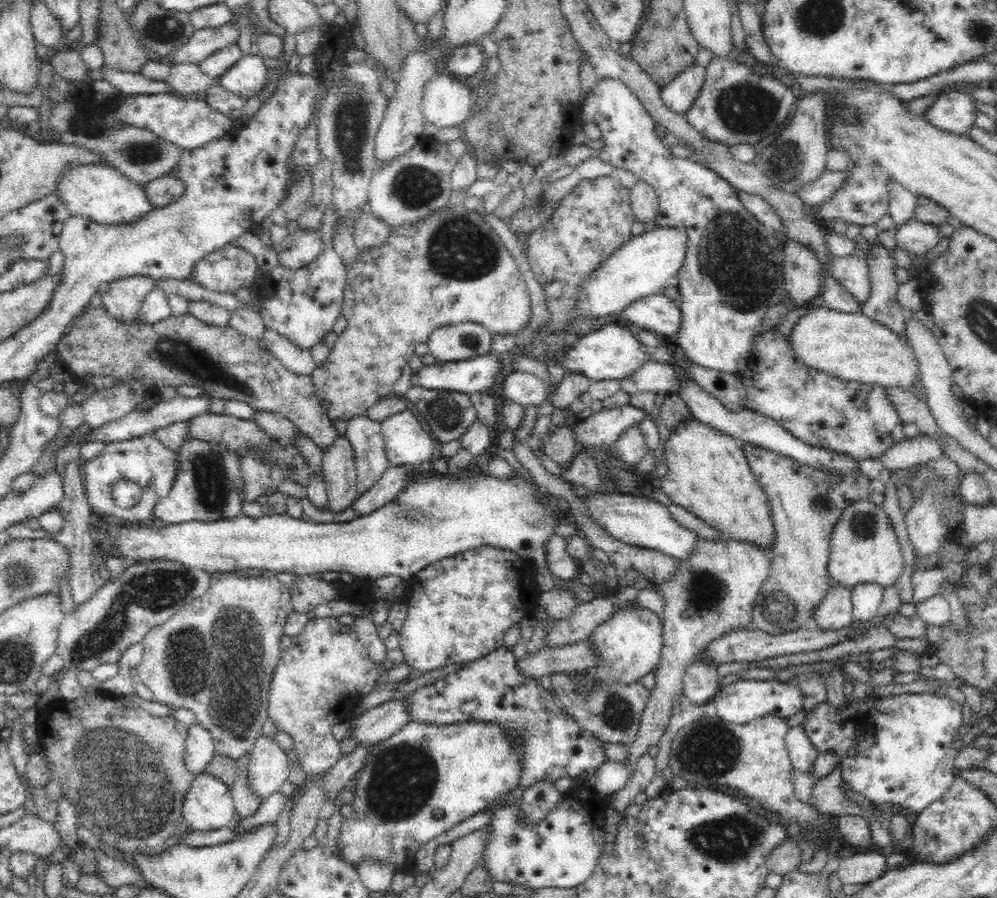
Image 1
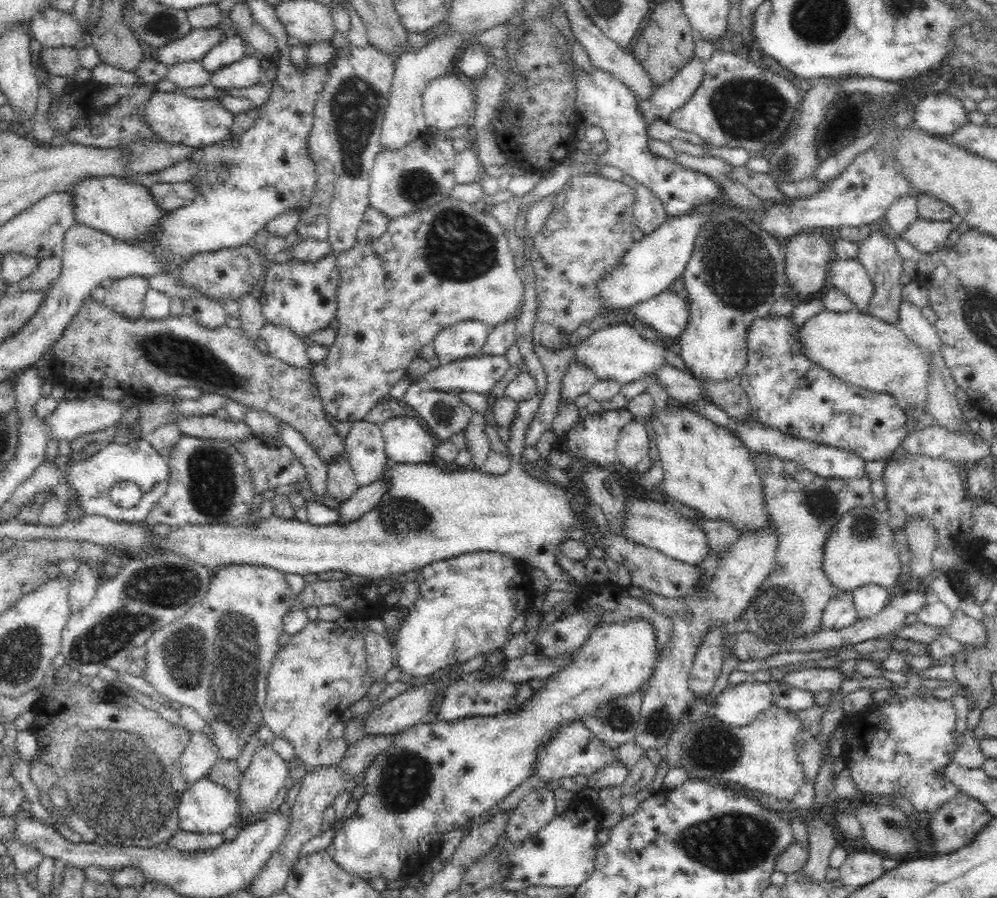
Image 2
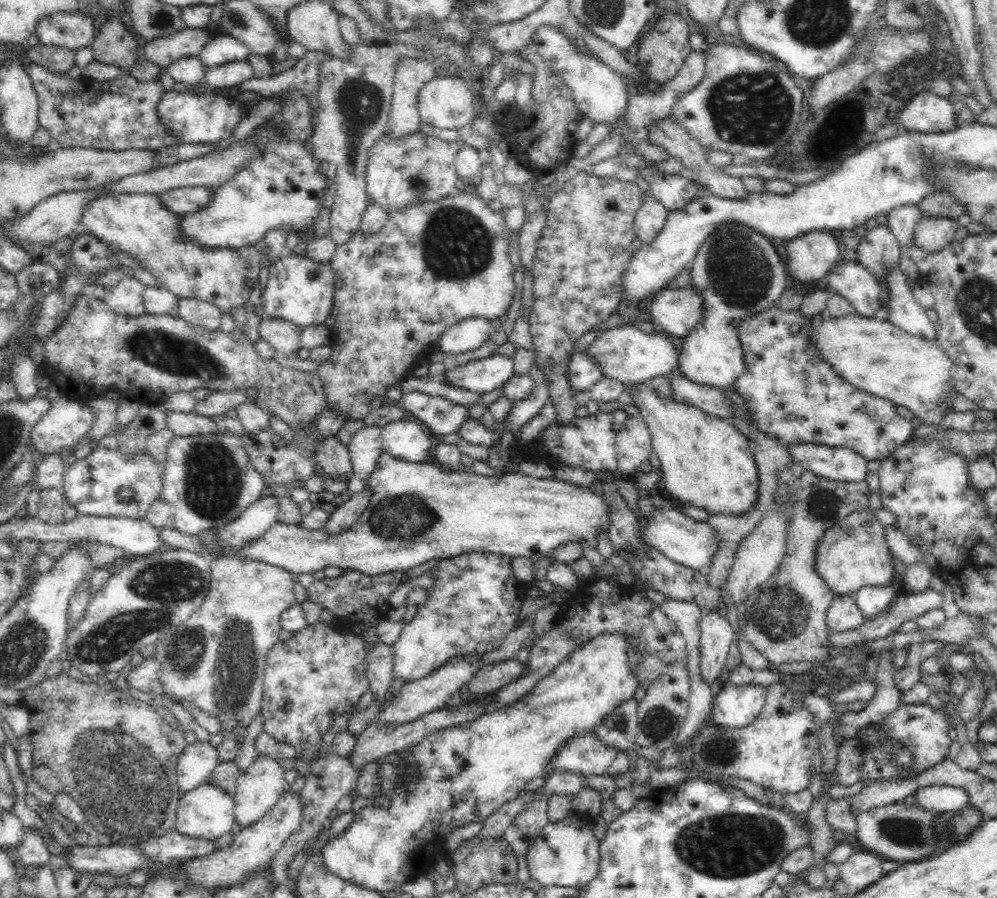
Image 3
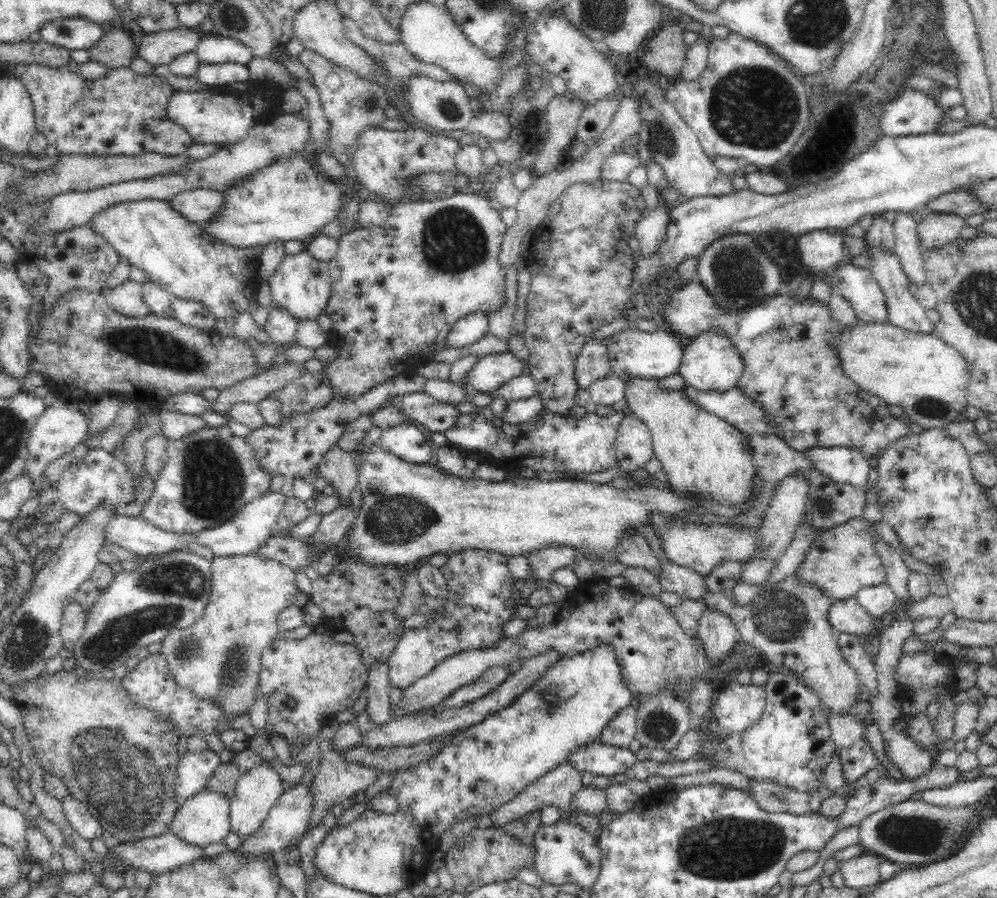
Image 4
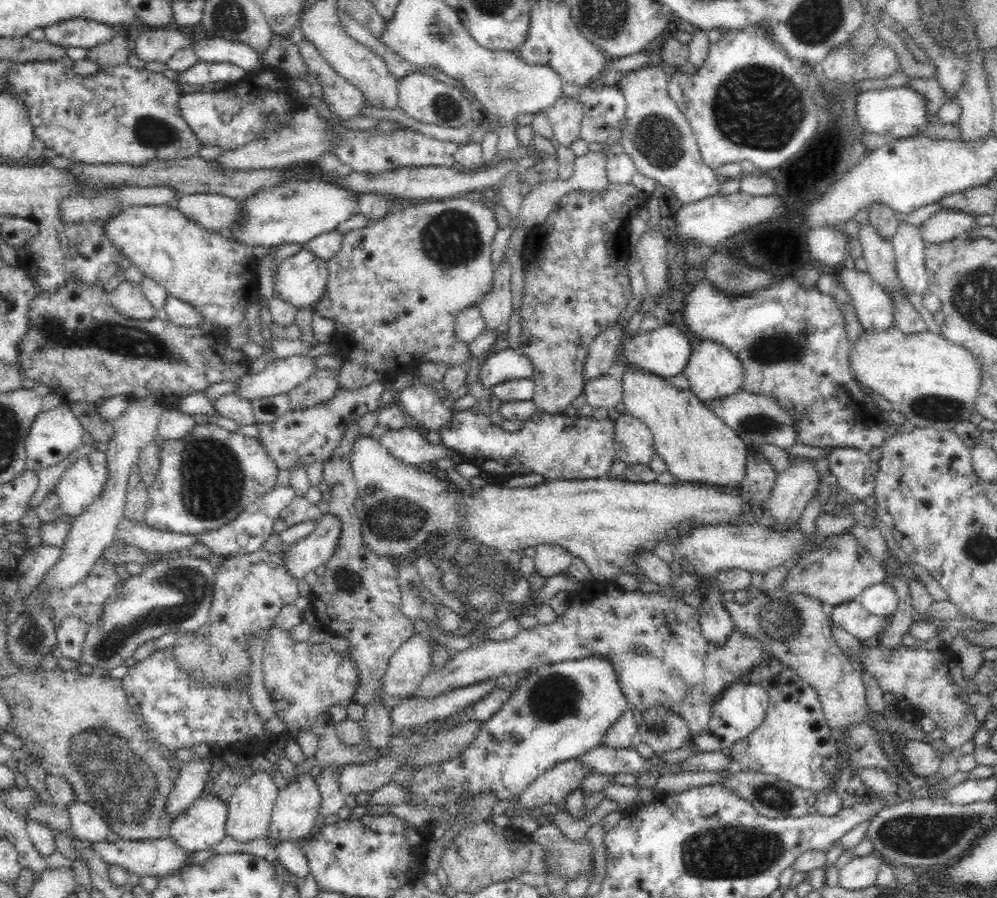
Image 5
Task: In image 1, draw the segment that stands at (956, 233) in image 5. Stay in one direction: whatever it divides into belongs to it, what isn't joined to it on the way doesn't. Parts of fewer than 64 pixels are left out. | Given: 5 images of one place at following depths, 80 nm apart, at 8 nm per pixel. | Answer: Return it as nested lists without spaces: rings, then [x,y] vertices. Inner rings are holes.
[[[912,219],[898,228],[898,232],[896,232],[897,244],[910,253],[916,253],[920,256],[925,255],[932,252],[941,242],[942,233],[939,232],[939,228],[938,225],[922,223]]]

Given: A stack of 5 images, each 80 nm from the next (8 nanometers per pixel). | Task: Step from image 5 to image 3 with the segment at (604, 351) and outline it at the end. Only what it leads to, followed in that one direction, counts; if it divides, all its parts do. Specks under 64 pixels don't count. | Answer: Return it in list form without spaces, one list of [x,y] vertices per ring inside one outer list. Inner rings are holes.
[[[584,350],[576,351],[571,356],[567,375],[573,390],[580,392],[596,384],[603,377],[603,372],[589,352]]]

